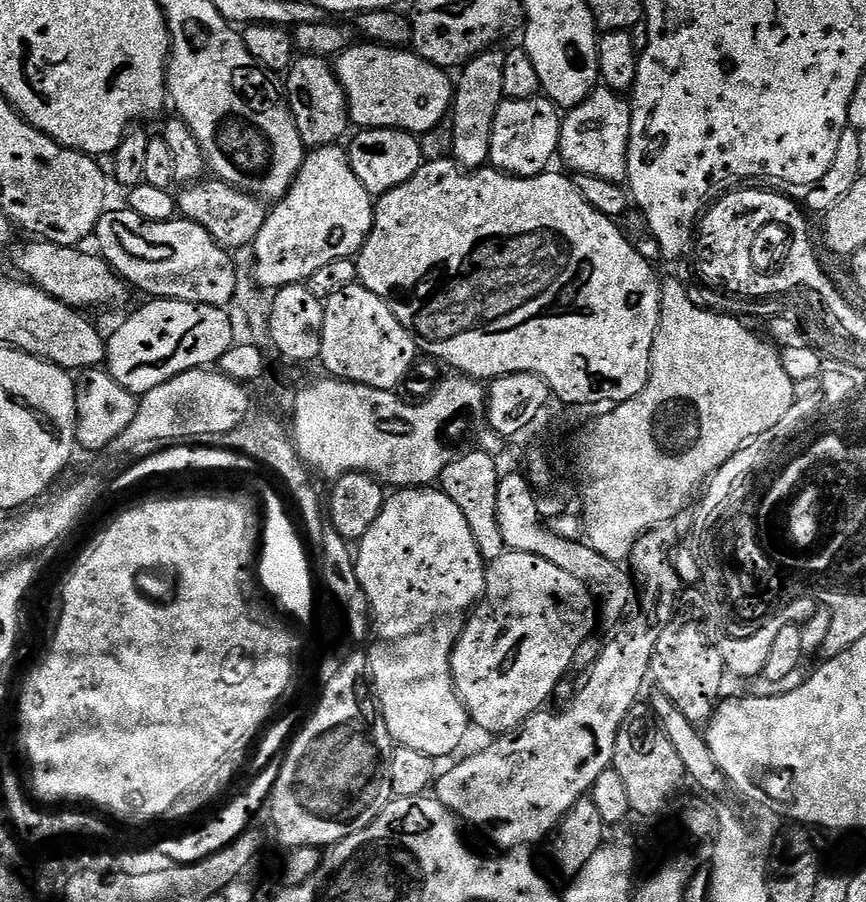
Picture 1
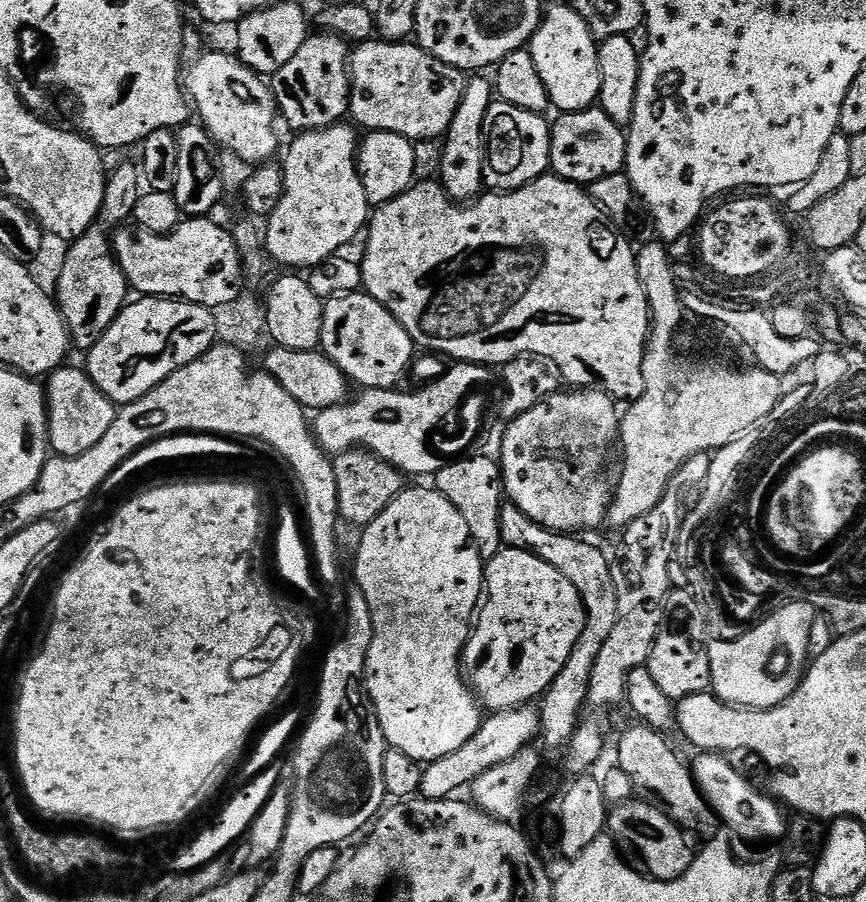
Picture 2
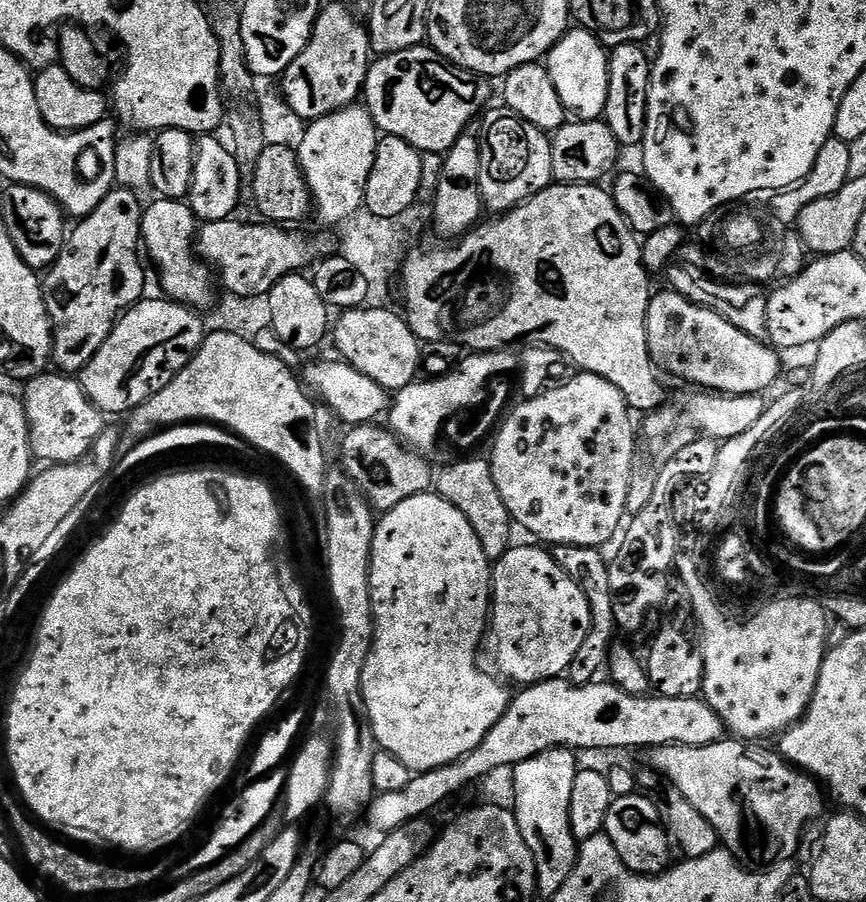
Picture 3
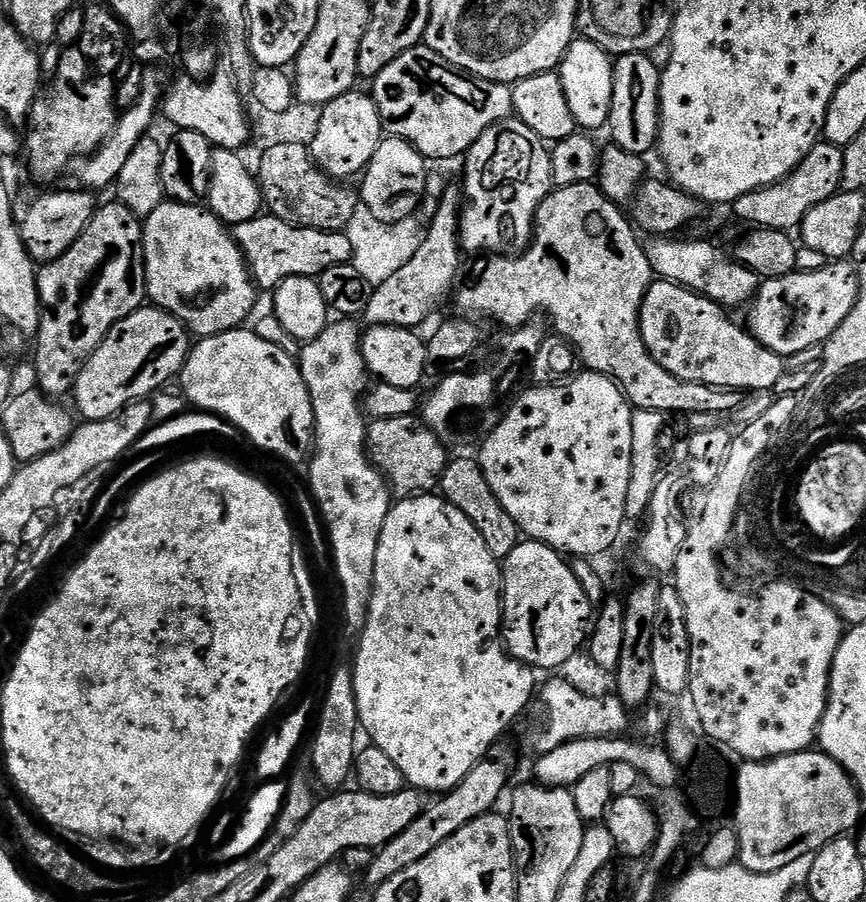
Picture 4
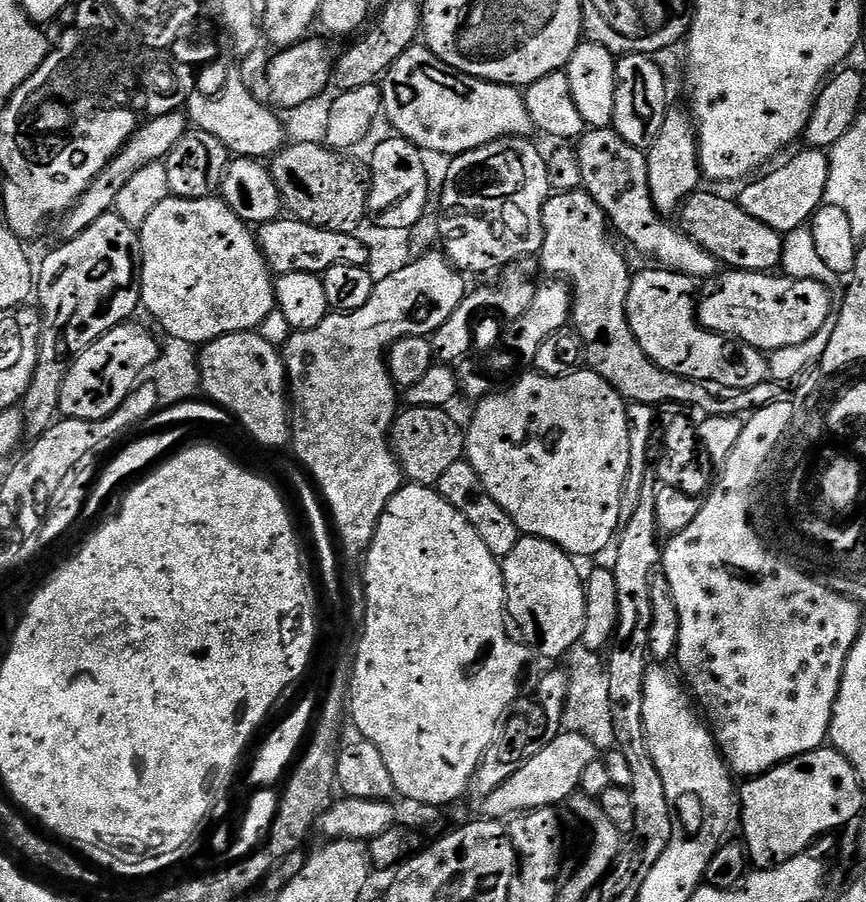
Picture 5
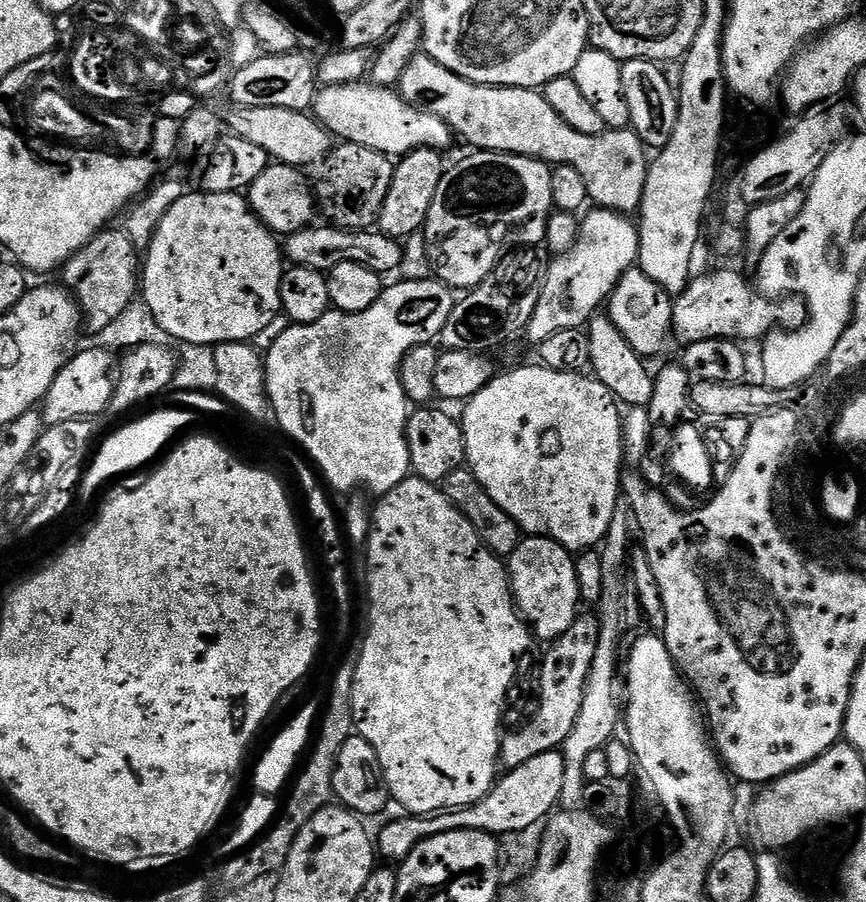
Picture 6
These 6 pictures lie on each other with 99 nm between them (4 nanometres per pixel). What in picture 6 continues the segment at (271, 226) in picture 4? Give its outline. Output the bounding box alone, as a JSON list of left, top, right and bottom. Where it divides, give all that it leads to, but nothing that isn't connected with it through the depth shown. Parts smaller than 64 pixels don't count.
[286,226,404,274]

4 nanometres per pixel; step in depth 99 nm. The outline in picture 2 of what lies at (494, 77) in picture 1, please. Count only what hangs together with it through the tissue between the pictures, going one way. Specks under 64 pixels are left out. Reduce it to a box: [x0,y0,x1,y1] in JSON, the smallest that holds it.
[438,74,494,202]

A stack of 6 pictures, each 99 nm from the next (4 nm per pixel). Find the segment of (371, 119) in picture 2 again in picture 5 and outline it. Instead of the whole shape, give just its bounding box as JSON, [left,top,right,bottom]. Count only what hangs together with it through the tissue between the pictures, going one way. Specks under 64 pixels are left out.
[382,42,533,158]

